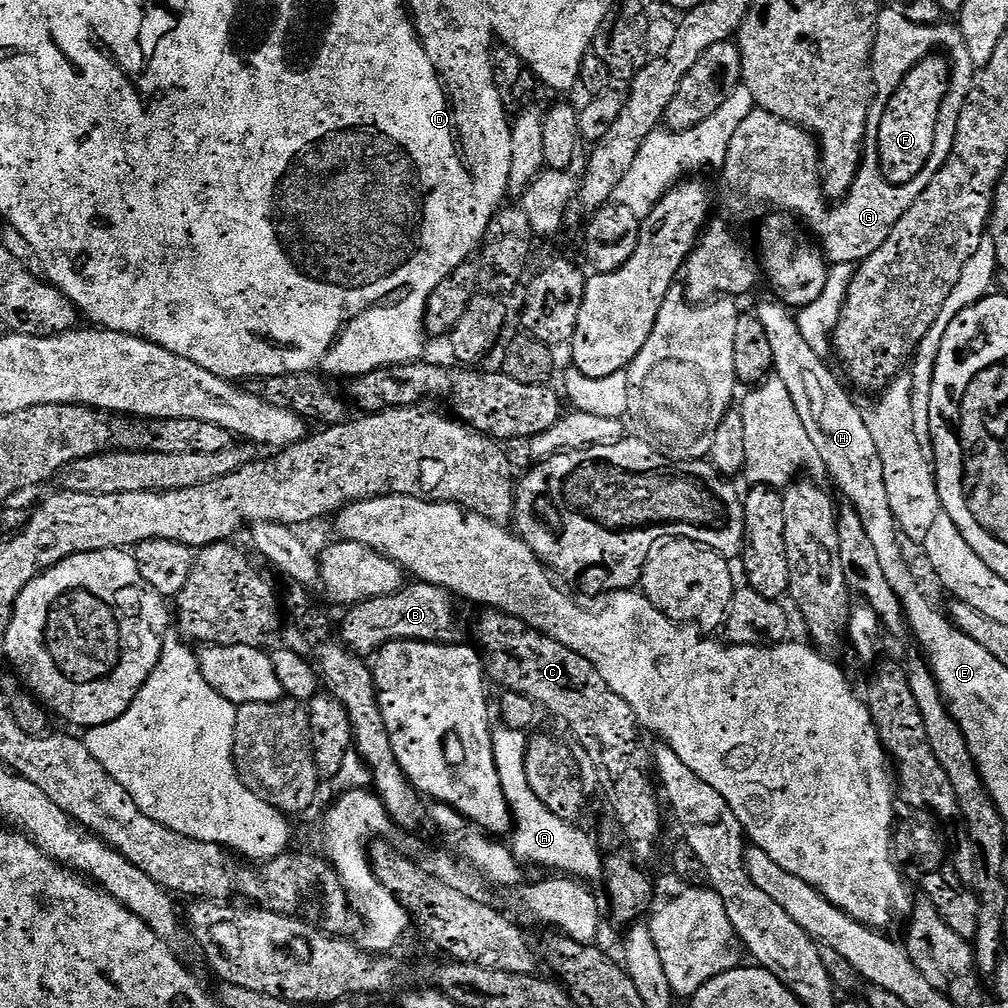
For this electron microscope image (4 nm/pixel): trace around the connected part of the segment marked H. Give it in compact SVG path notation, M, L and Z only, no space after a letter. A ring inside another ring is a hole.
M769 301L756 309L756 315L772 346L775 375L780 377L790 392L792 402L805 424L806 433L817 451L819 463L828 467L833 482L856 507L853 508L854 515L864 527L863 539L870 546L874 546L875 561L882 574L890 574L890 568L902 563L906 559L906 553L900 549L896 519L890 510L890 498L886 494L884 463L878 454L878 446L867 429L865 413L856 409L843 381L836 378L828 368L829 365L816 356L804 341L791 311L779 301Z

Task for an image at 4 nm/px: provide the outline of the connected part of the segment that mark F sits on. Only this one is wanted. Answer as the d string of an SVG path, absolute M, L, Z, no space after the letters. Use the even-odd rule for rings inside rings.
M928 55L911 68L885 103L876 136L876 161L885 182L892 186L904 186L916 178L931 156L950 82L950 68L938 55Z

